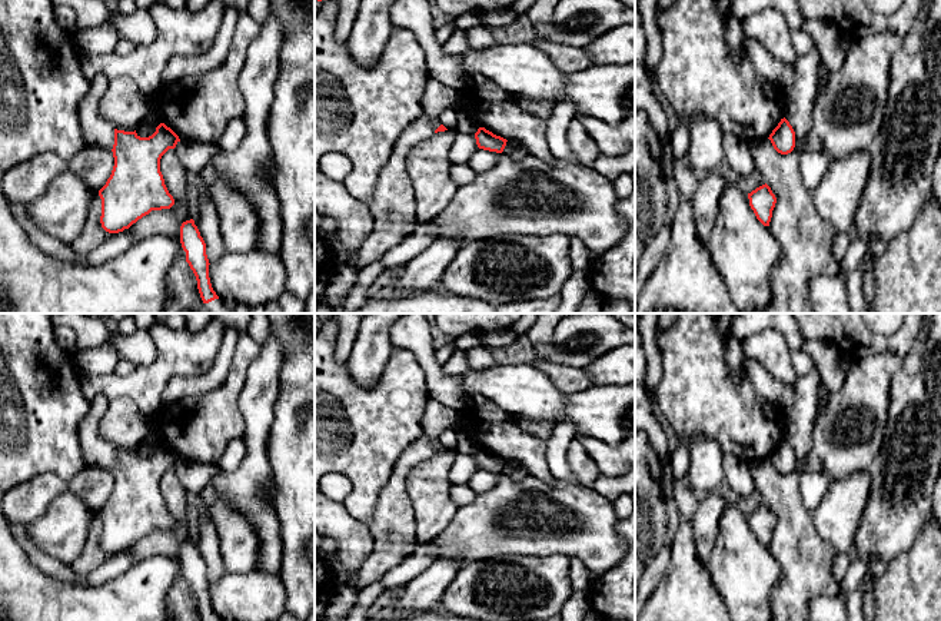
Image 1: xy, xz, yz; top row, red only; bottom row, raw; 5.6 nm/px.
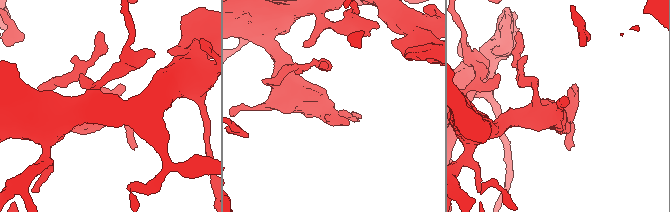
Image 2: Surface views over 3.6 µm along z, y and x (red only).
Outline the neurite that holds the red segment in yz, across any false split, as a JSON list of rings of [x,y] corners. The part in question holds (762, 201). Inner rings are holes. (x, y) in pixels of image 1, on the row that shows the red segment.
[[[765,183],[751,193],[748,193],[749,206],[754,210],[757,219],[764,225],[769,226],[772,210],[777,203],[777,197],[771,187]]]

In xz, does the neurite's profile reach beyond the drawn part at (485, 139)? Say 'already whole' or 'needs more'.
already whole

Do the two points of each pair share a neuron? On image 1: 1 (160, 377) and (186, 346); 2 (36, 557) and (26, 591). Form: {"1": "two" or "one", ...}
{"1": "one", "2": "two"}

